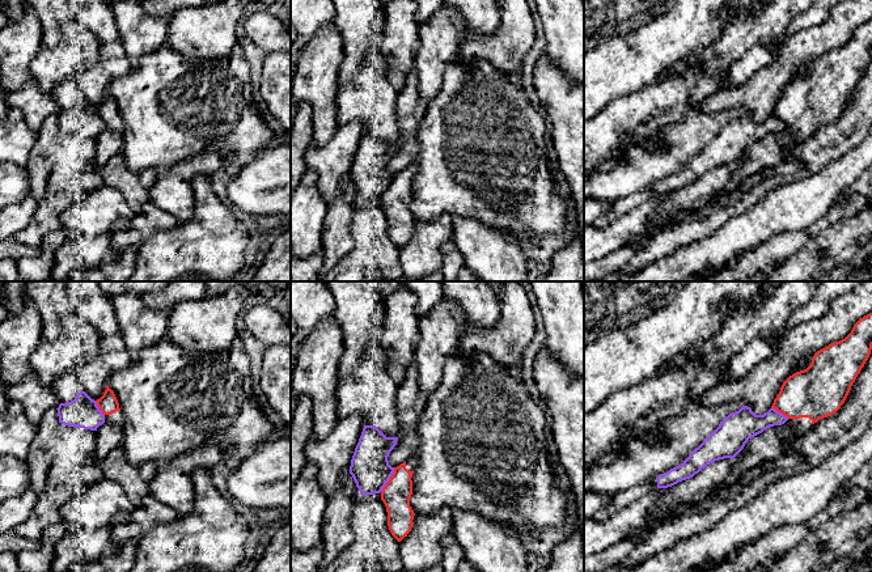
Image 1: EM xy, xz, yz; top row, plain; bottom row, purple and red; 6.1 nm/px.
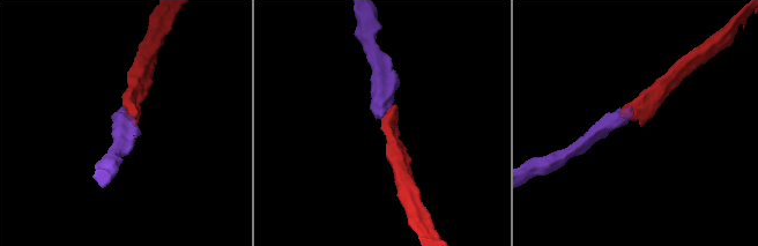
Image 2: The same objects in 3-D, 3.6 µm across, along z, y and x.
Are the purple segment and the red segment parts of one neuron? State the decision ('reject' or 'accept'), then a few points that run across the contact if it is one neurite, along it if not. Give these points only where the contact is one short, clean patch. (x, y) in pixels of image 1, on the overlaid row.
reject

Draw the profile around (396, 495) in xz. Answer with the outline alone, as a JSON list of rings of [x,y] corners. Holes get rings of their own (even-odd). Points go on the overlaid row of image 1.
[[[418,457],[394,467],[394,473],[381,491],[381,500],[388,512],[388,526],[391,535],[401,542],[412,527],[414,510],[410,507],[412,495],[412,474],[418,466]]]

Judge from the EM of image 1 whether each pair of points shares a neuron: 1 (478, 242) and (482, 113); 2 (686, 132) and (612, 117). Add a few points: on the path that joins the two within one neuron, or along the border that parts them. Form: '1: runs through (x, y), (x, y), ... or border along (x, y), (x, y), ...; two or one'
1: border along (452, 216), (475, 219), (507, 233); two
2: border along (685, 110), (648, 138), (630, 139); two

